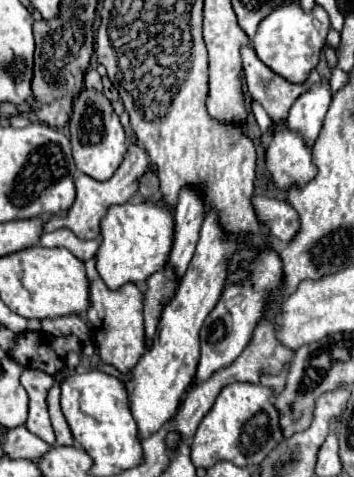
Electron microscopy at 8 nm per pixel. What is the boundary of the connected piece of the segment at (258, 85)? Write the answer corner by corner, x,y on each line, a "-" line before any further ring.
252,45
242,49
242,59
244,59
244,75
246,75
246,85
248,85
250,97
266,109
266,113
270,115
270,119
276,125
286,119
286,115
288,115
294,99
298,99
298,95
310,91
310,87
314,87
322,81
318,71
312,71
308,81
302,85
286,83
286,79
274,75
254,55

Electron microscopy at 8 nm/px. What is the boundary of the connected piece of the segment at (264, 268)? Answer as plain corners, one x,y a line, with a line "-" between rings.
274,249
262,251
258,255
258,259
254,259
254,263
248,263
248,271
250,271
250,275
244,283
228,285
224,289
220,301
216,303
216,307
212,309
212,313
204,321
204,327
200,331
200,345
202,345
200,363
198,363
196,375
194,375
194,379
196,379
194,385
208,381
218,369
234,363
234,359
248,345
252,331
264,313
266,295
270,291
278,289
282,283
282,261

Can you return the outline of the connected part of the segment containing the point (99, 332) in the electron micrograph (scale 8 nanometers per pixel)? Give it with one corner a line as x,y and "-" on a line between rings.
90,259
86,263
86,273
92,283
90,285
90,307
86,311
86,321
94,329
100,359
104,363
114,365
120,373
126,373
126,371
130,371
130,367
134,367
134,363
145,351
144,295
140,293
140,289
134,283
128,283
126,287
122,287
118,291
110,291
102,283
102,279
96,275
94,259

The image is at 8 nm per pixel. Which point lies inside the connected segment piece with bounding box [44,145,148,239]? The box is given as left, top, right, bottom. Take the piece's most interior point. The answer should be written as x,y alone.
93,197

